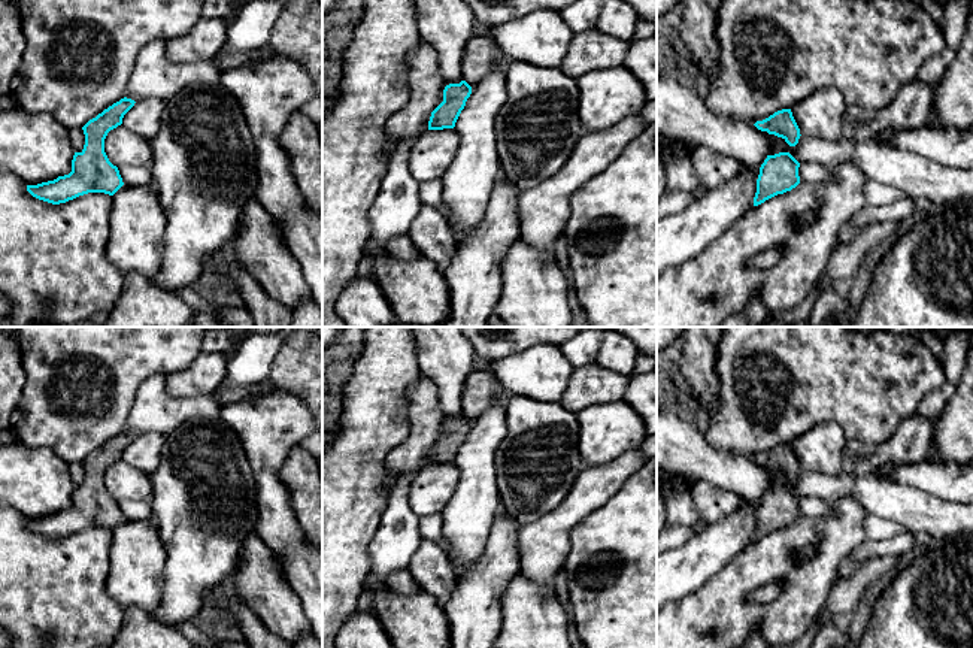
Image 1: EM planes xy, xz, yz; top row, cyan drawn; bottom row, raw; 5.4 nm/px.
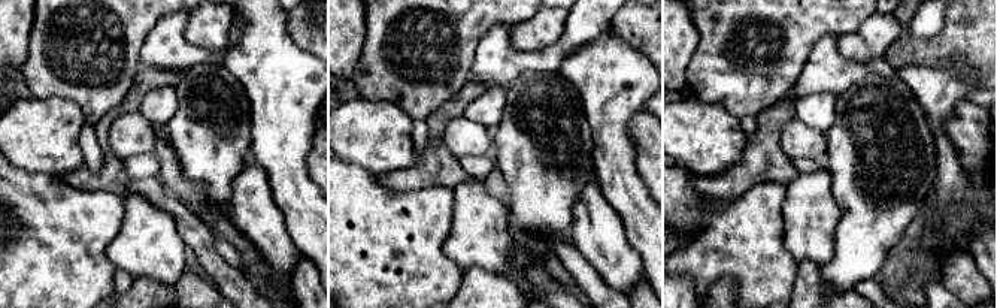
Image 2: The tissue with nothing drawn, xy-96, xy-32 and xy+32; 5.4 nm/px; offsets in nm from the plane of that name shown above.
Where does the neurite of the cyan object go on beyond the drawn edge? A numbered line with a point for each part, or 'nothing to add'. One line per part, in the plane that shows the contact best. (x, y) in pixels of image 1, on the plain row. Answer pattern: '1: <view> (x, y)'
nothing to add

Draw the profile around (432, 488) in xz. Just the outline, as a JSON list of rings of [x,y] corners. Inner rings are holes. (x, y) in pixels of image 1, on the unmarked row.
[[[455,463],[427,464],[412,479],[409,487],[409,506],[422,518],[442,514],[460,481]]]

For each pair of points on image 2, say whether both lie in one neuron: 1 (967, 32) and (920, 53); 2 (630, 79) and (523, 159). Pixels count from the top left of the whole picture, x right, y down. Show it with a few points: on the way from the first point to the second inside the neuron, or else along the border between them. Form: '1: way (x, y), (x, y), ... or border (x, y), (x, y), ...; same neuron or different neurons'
1: way (955, 41), (941, 51), (932, 51); same neuron
2: border (570, 81), (581, 99), (591, 132), (593, 148); different neurons

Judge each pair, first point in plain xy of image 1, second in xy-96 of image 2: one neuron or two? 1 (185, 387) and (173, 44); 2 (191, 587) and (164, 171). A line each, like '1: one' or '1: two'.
1: two
2: two

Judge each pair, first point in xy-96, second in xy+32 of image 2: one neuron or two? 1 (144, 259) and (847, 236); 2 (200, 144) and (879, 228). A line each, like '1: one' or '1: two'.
1: two
2: one

